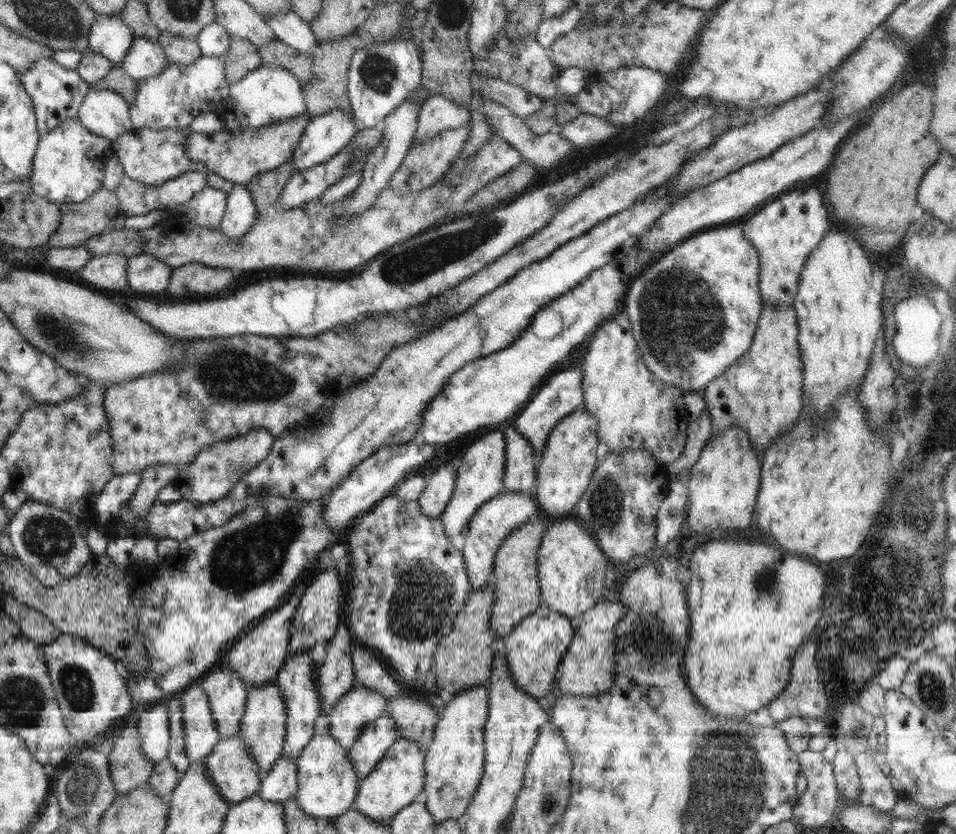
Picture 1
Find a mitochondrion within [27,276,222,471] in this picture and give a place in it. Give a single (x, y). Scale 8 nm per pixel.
(75, 338)

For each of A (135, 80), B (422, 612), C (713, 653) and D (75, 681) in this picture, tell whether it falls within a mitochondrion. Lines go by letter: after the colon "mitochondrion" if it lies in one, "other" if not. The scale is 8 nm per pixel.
A: other
B: mitochondrion
C: other
D: mitochondrion

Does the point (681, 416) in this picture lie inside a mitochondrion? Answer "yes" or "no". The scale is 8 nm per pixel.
no

